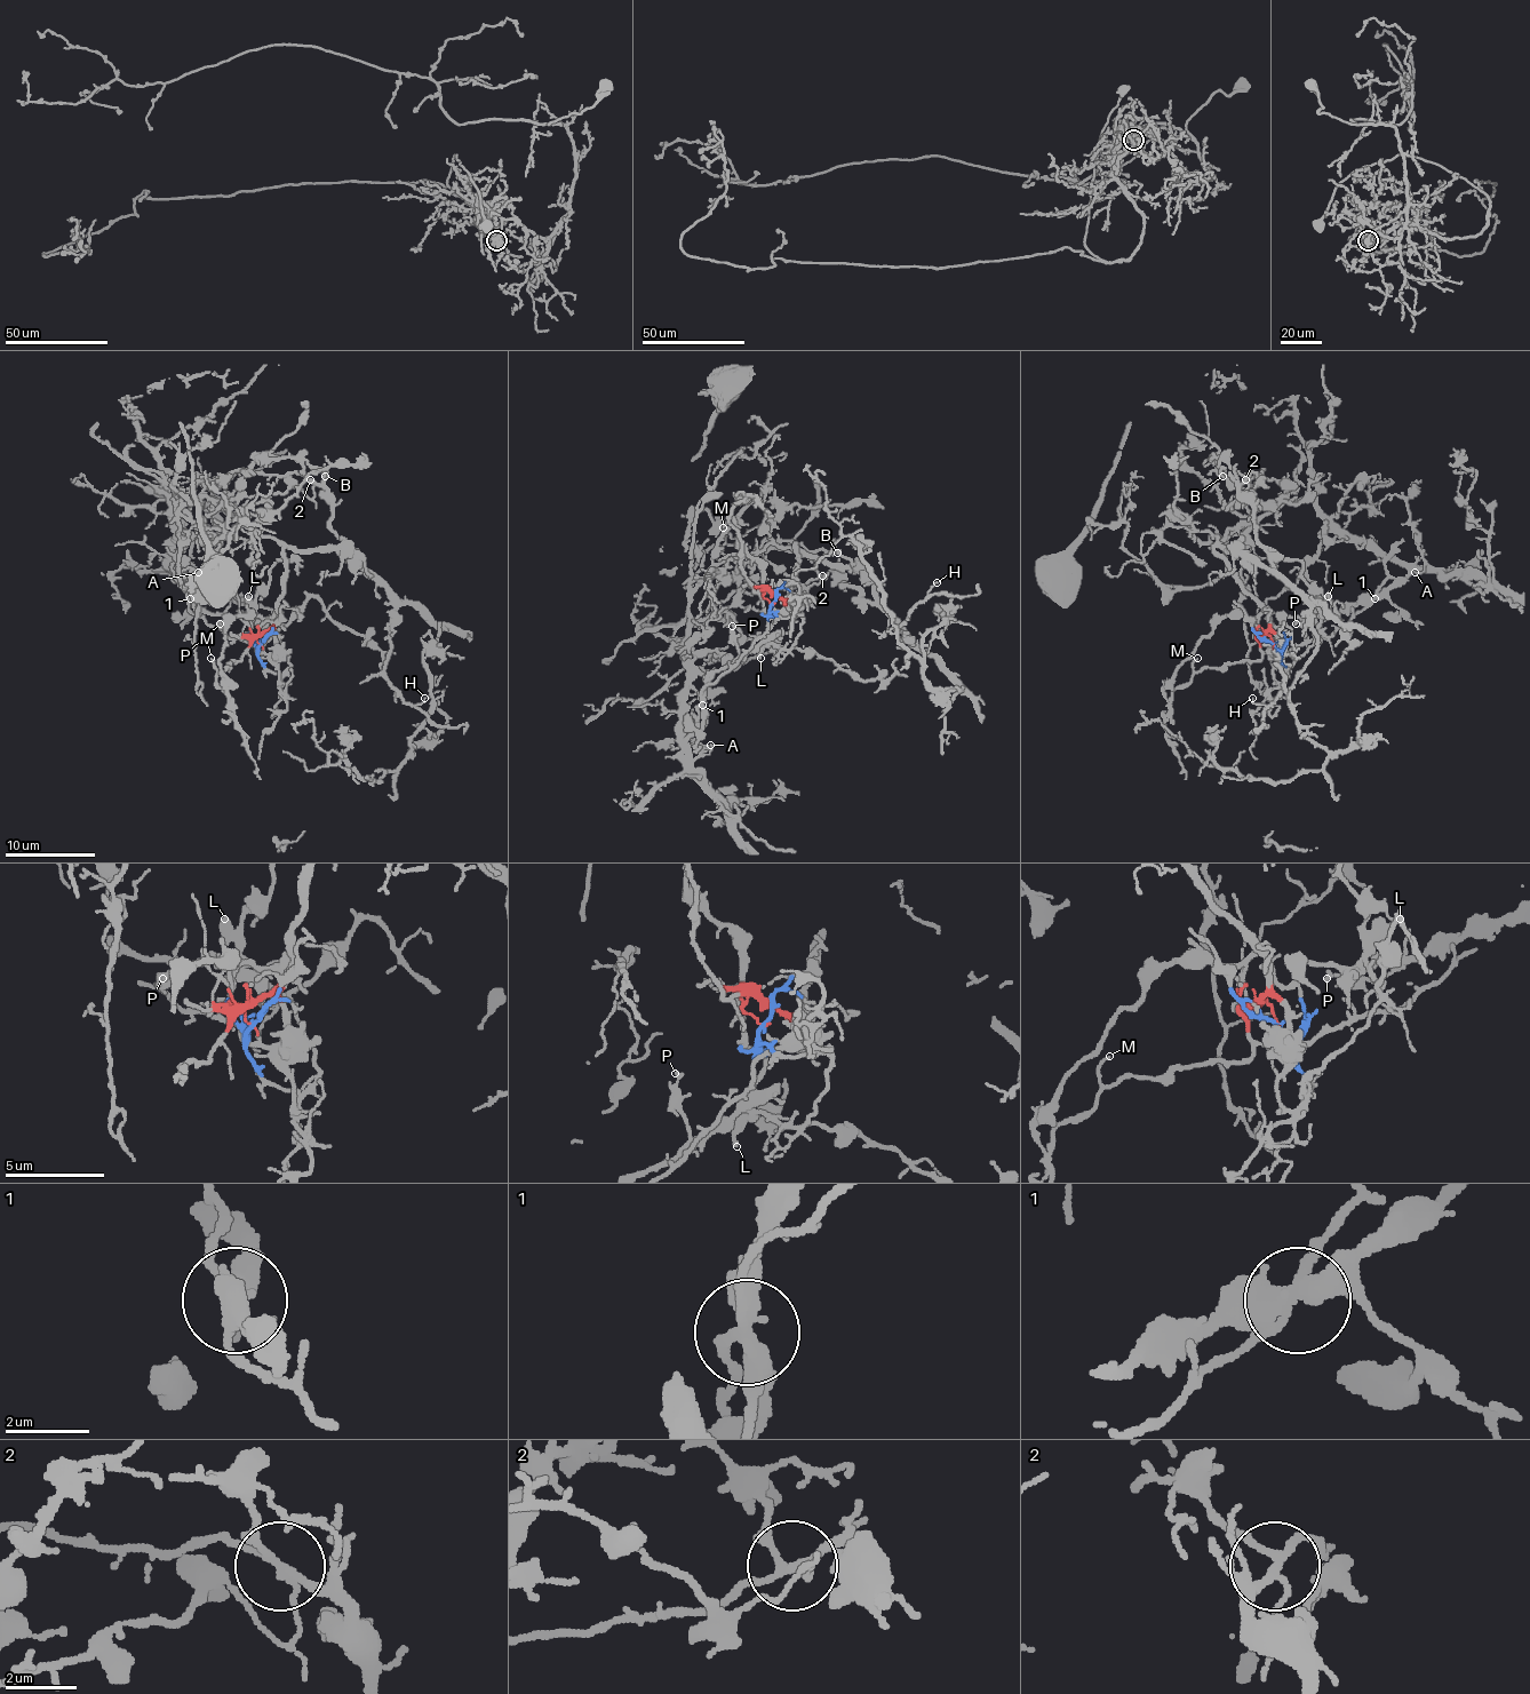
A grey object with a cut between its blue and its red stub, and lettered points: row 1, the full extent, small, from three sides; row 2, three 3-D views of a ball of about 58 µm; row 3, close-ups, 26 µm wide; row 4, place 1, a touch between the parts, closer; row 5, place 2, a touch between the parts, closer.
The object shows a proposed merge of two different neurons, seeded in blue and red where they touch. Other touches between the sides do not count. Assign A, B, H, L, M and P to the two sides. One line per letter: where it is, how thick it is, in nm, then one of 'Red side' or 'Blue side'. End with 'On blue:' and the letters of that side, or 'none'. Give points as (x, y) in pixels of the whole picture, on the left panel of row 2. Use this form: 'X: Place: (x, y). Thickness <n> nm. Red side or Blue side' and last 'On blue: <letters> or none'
A: Place: (198, 572). Thickness 100 nm. Blue side
B: Place: (325, 476). Thickness 120 nm. Red side
H: Place: (424, 698). Thickness 90 nm. Red side
L: Place: (248, 596). Thickness 200 nm. Blue side
M: Place: (210, 658). Thickness 120 nm. Red side
P: Place: (220, 623). Thickness 280 nm. Blue side
On blue: A, L, P

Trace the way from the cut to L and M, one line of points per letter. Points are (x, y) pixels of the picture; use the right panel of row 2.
L: (1272, 644), (1279, 649), (1285, 642), (1285, 617), (1306, 617), (1329, 596)
M: (1272, 644), (1268, 635), (1264, 637), (1259, 660), (1204, 667), (1200, 671), (1193, 669), (1197, 658)

